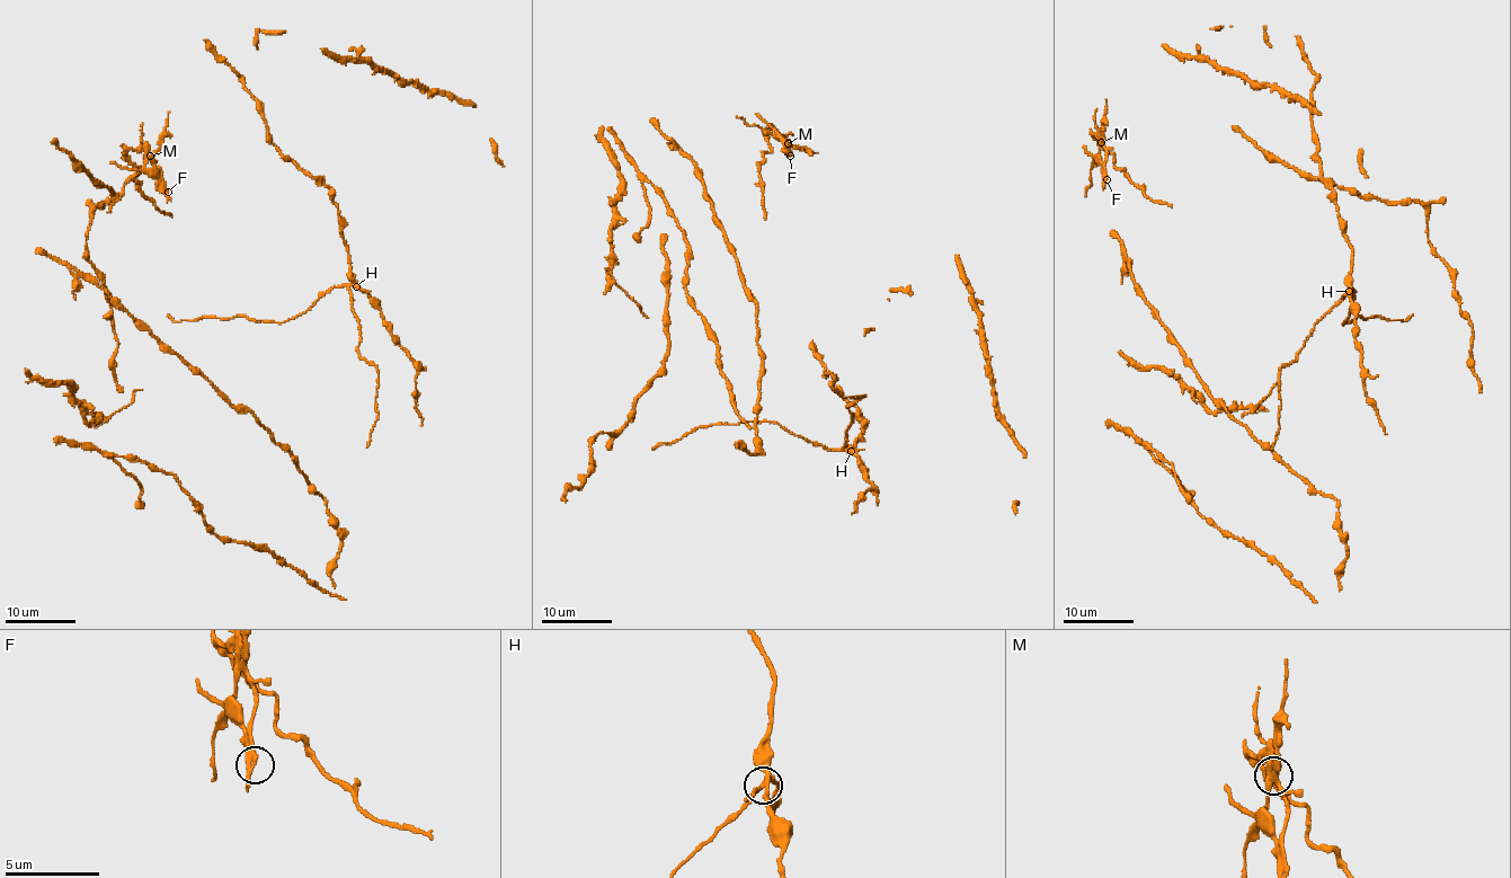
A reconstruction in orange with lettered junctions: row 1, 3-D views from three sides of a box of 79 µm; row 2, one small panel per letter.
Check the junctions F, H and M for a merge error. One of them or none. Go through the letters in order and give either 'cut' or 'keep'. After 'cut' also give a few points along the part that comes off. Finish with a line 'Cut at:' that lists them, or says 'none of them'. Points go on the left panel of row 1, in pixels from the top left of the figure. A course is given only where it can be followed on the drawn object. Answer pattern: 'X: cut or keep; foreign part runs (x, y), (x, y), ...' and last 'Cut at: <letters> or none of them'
F: keep
H: cut; foreign part runs (356, 287), (332, 286), (304, 311), (278, 322), (249, 320), (245, 317), (174, 321), (168, 315)
M: keep
Cut at: H

